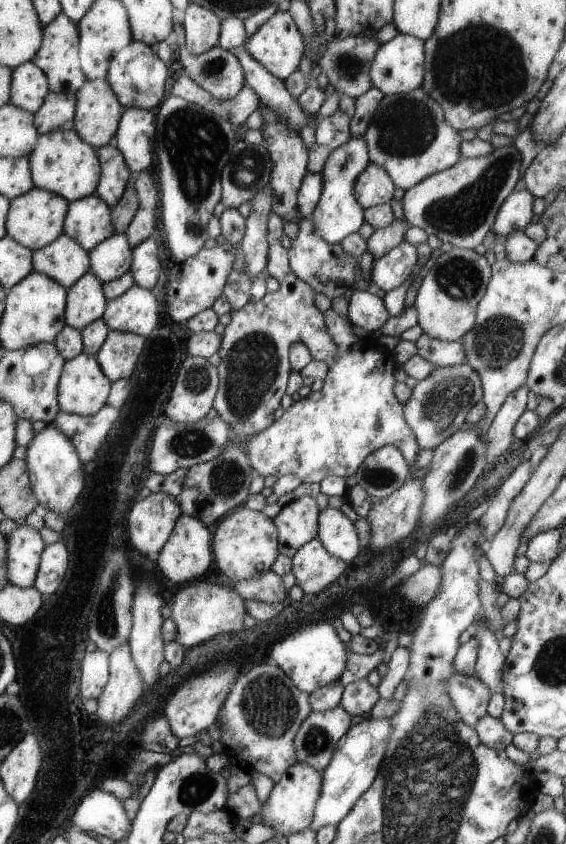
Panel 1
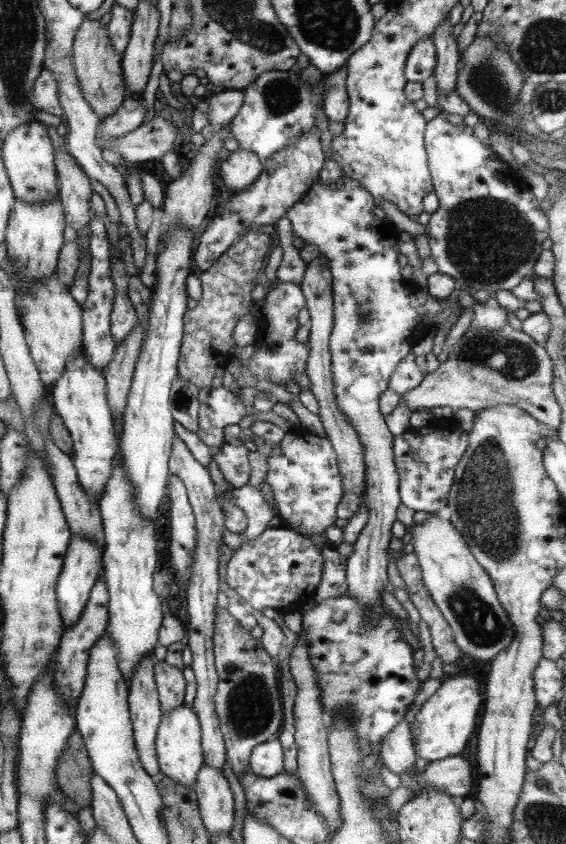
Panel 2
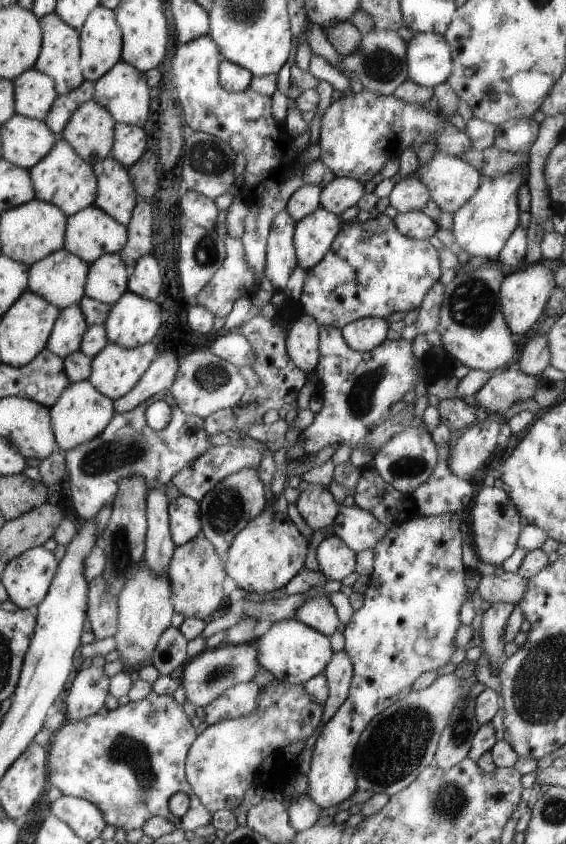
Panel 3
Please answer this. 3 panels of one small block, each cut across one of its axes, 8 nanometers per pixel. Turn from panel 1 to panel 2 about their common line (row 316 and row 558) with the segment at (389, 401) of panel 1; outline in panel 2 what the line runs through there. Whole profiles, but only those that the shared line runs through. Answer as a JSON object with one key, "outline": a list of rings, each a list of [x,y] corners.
{"outline":[[[319,533],[320,554],[326,567],[323,569],[322,577],[316,586],[313,601],[323,602],[328,598],[337,598],[340,594],[346,594],[346,559],[339,558],[333,544],[325,537],[325,533]]]}

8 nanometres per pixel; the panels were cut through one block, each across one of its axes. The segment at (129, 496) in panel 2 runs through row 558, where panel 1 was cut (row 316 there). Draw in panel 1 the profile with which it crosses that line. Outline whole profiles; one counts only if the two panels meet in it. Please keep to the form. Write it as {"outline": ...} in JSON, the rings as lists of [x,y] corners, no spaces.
{"outline":[[[133,284],[121,296],[106,302],[101,318],[108,330],[147,337],[157,322],[157,302],[150,290]]]}

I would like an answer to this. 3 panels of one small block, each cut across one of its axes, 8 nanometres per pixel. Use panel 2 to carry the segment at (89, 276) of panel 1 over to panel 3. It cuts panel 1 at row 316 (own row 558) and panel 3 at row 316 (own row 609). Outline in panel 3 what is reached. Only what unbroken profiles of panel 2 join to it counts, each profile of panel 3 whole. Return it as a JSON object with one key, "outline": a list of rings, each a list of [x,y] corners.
{"outline":[[[78,303],[59,309],[59,316],[55,319],[45,348],[55,356],[65,358],[79,348],[87,327]]]}

